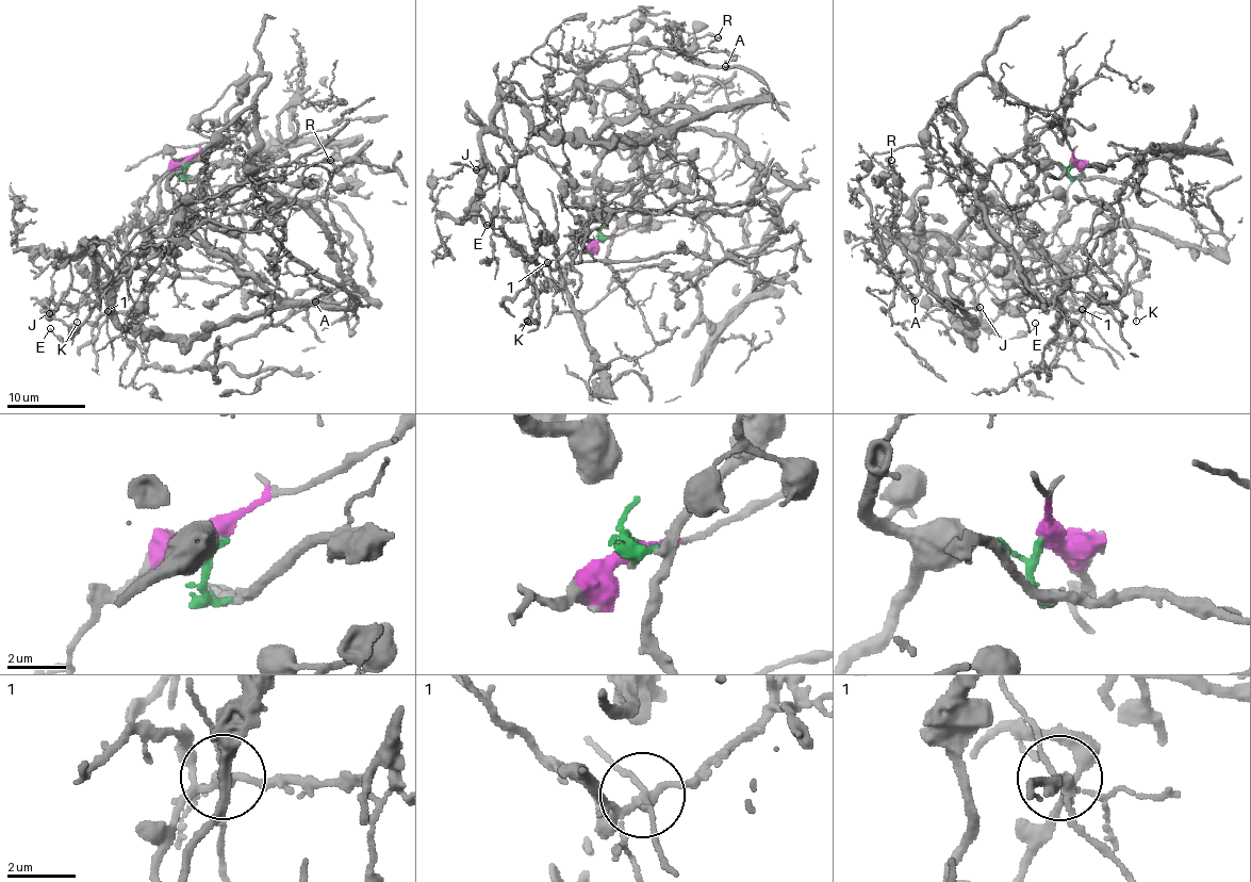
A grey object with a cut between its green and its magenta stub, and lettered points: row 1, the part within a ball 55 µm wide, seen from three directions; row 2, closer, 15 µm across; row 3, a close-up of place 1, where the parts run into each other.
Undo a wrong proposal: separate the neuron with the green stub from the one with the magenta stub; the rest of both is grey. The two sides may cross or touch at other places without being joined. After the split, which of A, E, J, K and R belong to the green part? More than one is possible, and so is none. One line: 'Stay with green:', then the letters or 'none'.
Stay with green: A, E, J, R

